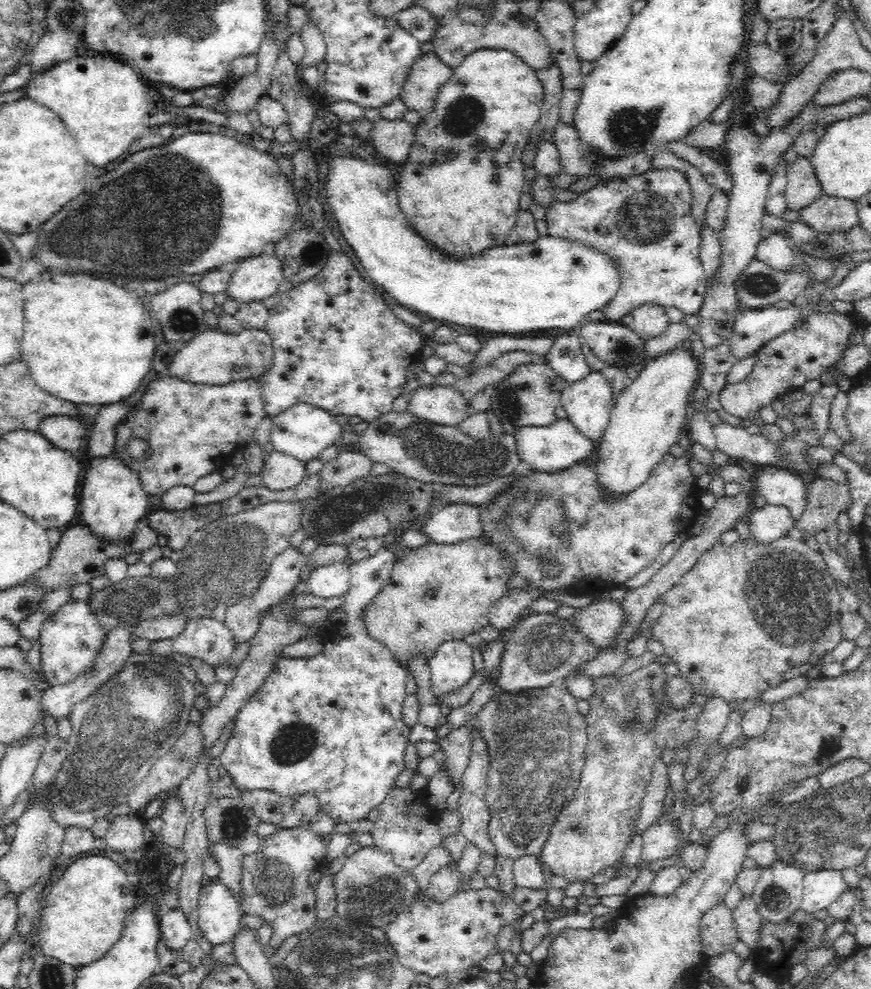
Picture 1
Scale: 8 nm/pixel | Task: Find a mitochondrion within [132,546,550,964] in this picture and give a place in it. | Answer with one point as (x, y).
(277, 887)

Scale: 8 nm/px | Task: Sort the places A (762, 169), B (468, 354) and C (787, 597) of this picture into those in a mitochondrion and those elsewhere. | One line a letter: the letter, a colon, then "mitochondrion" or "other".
A: other
B: other
C: mitochondrion

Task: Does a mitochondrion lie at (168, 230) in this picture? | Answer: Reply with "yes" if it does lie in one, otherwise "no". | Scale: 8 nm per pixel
yes

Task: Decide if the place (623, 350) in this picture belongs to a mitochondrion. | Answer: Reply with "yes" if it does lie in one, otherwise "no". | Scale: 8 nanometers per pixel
yes

